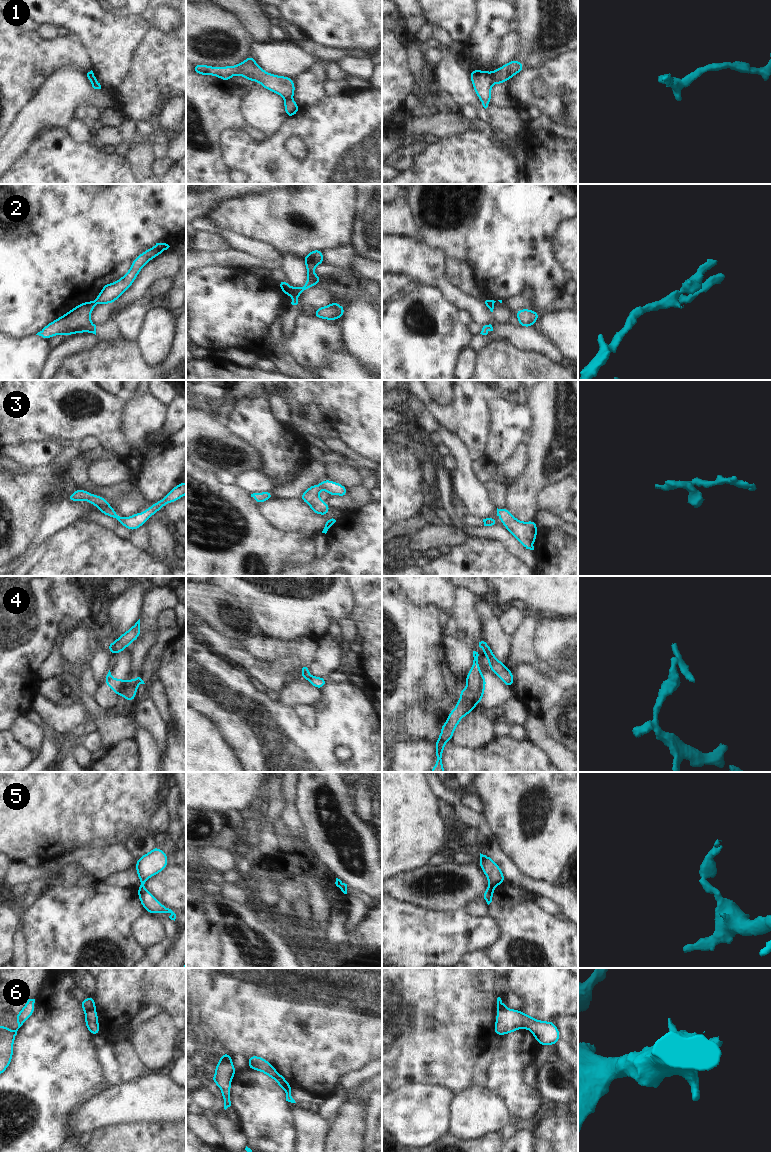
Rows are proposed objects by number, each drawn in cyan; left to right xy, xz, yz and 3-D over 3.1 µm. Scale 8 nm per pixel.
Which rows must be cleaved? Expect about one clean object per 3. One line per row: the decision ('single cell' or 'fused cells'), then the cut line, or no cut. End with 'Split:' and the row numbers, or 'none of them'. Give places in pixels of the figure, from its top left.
1: fused cells; cut yz (490, 73), (493, 82)
2: fused cells; cut xz (291, 287), (290, 295)
3: single cell; cut none
4: fused cells; cut xz (310, 676), (306, 679)
5: fused cells; cut yz (489, 885), (493, 888)
6: fused cells; cut xy (95, 1008), (85, 1011)
Split: 1, 2, 4, 5, 6

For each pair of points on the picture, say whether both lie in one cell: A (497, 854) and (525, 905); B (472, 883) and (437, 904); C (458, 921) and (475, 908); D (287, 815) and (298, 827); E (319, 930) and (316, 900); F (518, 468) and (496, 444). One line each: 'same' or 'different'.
A: different
B: same
C: different
D: same
E: same
F: different

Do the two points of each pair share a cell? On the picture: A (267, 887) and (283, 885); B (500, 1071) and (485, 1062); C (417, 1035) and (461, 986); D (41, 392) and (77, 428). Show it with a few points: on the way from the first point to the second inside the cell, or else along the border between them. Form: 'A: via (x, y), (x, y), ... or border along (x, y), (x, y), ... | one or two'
A: border along (259, 881), (269, 880), (275, 886), (280, 897) | two
B: border along (500, 1043), (491, 1065), (489, 1077), (483, 1084) | two
C: via (418, 1021), (447, 992) | one
D: via (51, 402), (67, 420) | one

